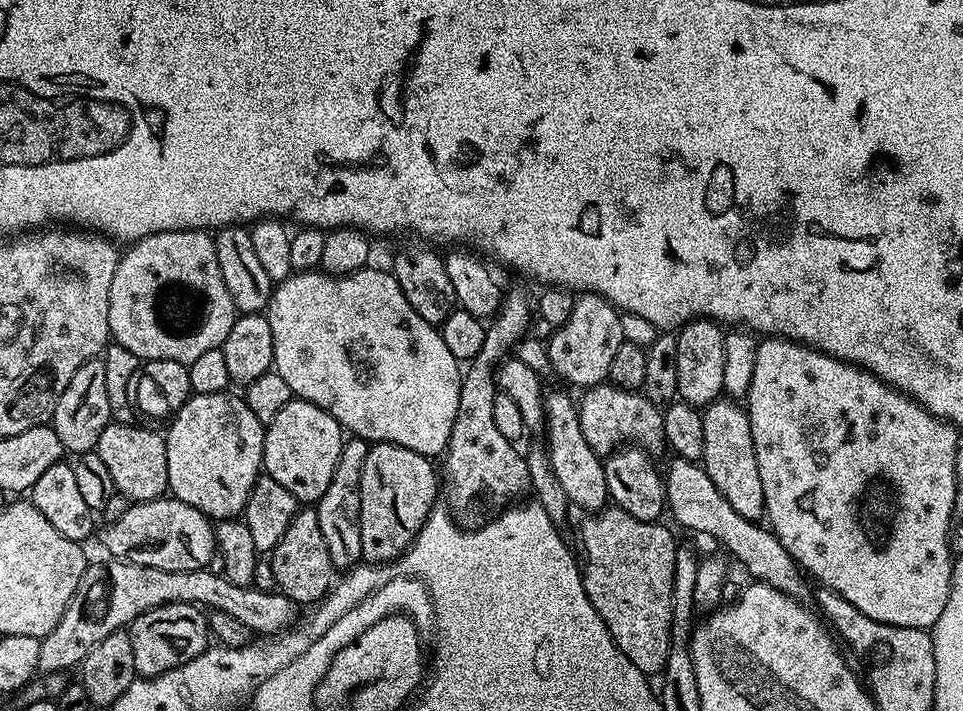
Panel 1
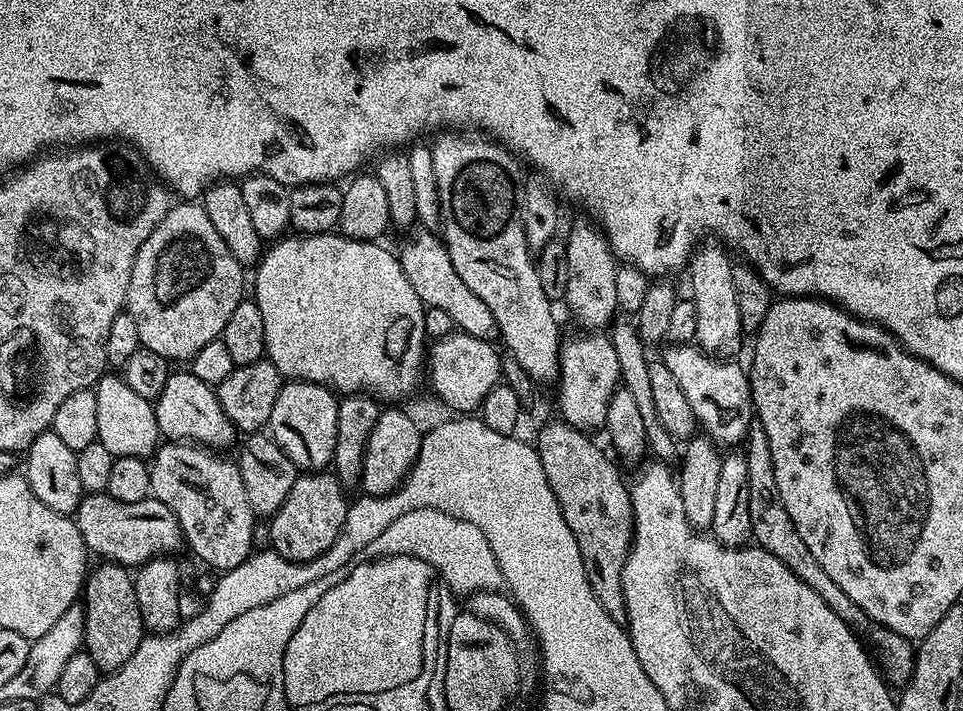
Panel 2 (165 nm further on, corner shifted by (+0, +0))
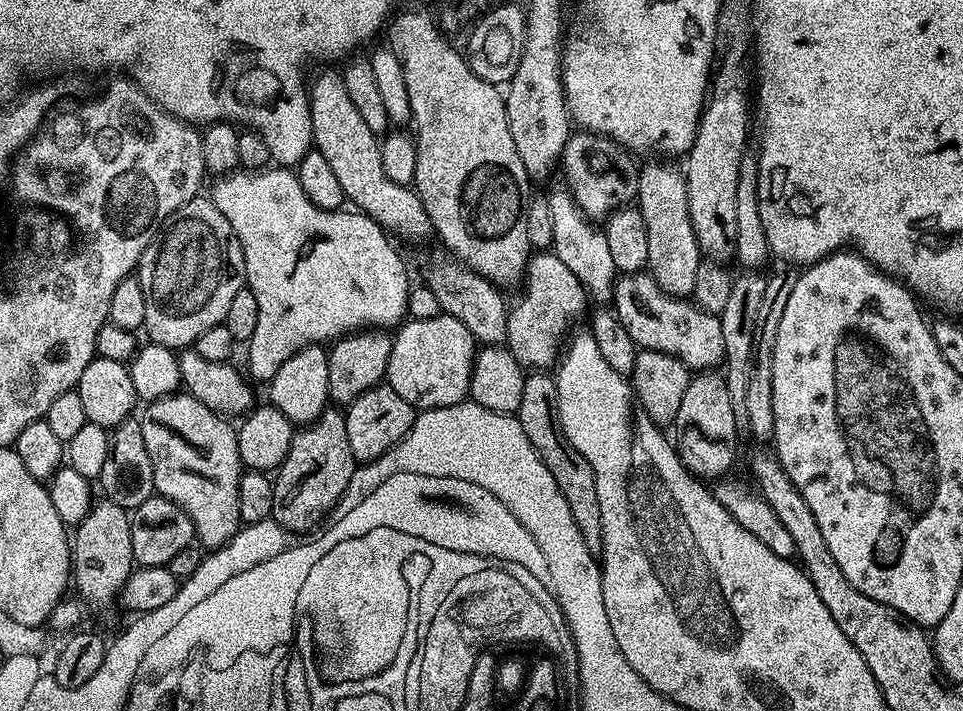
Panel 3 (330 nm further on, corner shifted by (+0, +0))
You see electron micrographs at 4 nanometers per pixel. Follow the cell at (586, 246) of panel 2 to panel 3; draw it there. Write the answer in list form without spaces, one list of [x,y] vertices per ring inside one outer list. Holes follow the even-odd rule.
[[[576,130],[569,135],[564,153],[560,156],[566,187],[578,206],[593,222],[603,221],[618,208],[631,205],[640,190],[640,174],[629,149],[601,136],[599,132]],[[601,219],[601,220],[600,220]]]

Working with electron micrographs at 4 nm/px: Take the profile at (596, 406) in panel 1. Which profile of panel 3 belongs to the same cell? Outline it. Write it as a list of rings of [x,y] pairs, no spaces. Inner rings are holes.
[[[551,250],[537,251],[529,259],[528,270],[524,273],[520,290],[520,297],[517,298],[516,305],[513,303],[508,310],[508,321],[506,322],[508,338],[506,347],[512,351],[516,361],[524,365],[525,369],[551,369],[557,363],[558,353],[562,348],[562,341],[569,335],[568,327],[583,314],[584,303],[589,303],[590,297],[584,291],[584,287],[578,282],[578,278],[574,278],[572,271],[563,264],[562,258],[558,258],[555,252]]]

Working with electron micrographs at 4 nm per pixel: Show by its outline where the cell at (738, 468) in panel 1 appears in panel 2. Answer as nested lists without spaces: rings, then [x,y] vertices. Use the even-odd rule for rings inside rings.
[[[672,342],[667,346],[669,348],[662,353],[664,364],[670,366],[678,387],[690,401],[690,410],[694,410],[696,423],[702,429],[703,435],[716,446],[743,445],[748,429],[754,423],[752,382],[749,373],[745,369],[743,372],[735,364],[735,359],[708,356],[692,342]]]

